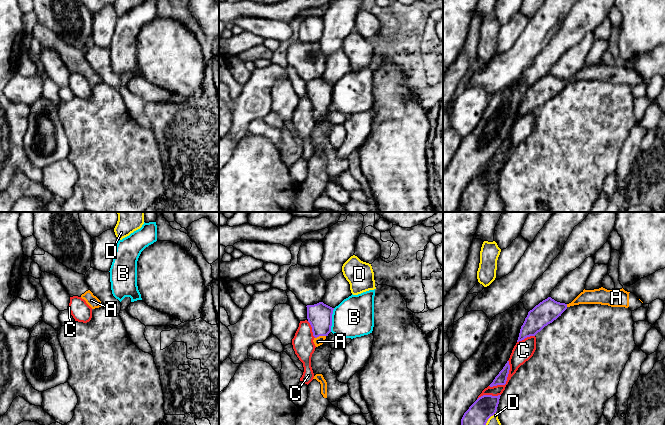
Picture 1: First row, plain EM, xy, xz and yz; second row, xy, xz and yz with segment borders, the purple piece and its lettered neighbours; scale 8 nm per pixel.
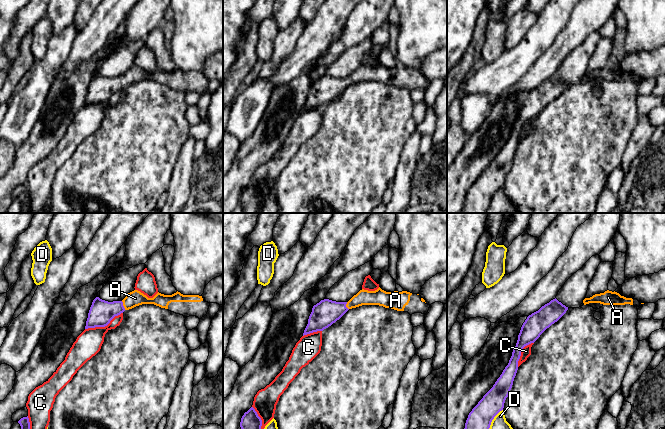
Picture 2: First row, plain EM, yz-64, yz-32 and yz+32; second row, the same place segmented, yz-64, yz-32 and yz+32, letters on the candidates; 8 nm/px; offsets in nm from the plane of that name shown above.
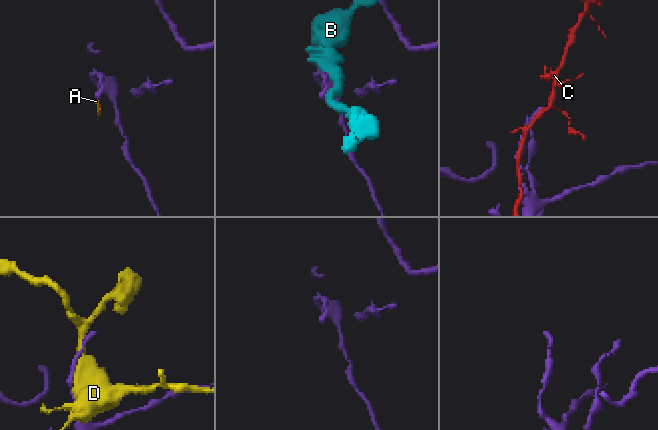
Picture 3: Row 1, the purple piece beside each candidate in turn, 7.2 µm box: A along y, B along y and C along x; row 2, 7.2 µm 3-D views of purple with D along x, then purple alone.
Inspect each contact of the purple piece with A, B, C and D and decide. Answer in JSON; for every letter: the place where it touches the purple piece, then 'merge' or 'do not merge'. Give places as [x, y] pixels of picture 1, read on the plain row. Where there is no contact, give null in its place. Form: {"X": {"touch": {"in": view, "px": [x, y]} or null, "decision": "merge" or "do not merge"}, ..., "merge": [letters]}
{"A": {"touch": {"in": "xz", "px": [320, 111]}, "decision": "merge"}, "B": {"touch": {"in": "xz", "px": [331, 96]}, "decision": "do not merge"}, "C": {"touch": {"in": "yz", "px": [506, 155]}, "decision": "do not merge"}, "D": {"touch": {"in": "yz", "px": [485, 200]}, "decision": "do not merge"}, "merge": ["A"]}

